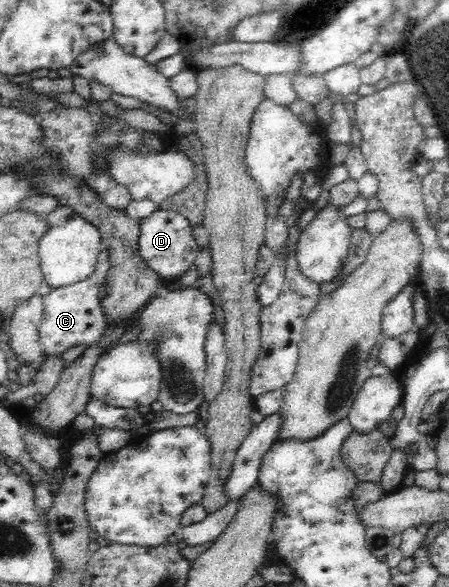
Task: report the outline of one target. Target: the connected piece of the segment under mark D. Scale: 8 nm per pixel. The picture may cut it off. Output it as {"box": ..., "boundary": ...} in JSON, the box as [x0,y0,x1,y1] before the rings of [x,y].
{"box":[138,208,200,282],"boundary":[[[159,208],[140,220],[138,254],[146,262],[146,266],[158,275],[161,282],[180,280],[196,262],[200,250],[193,235],[193,228],[187,217],[181,213]]]}

